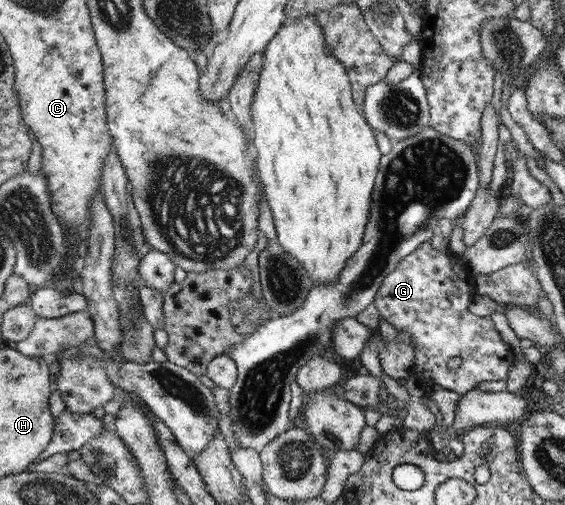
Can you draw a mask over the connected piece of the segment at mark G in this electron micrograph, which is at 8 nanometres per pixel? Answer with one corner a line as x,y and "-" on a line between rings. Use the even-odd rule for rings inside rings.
426,241
401,259
396,269
384,279
373,301
380,319
392,324
396,330
410,334
415,354
412,373
428,393
434,384
438,384
464,396
482,382
506,380
515,359
515,355
508,355
506,343
500,339
492,319
470,313
470,301
476,287
475,281
470,279
470,271
462,271
462,262
460,257
454,259
-
453,357
462,359
462,365
455,372
446,366

